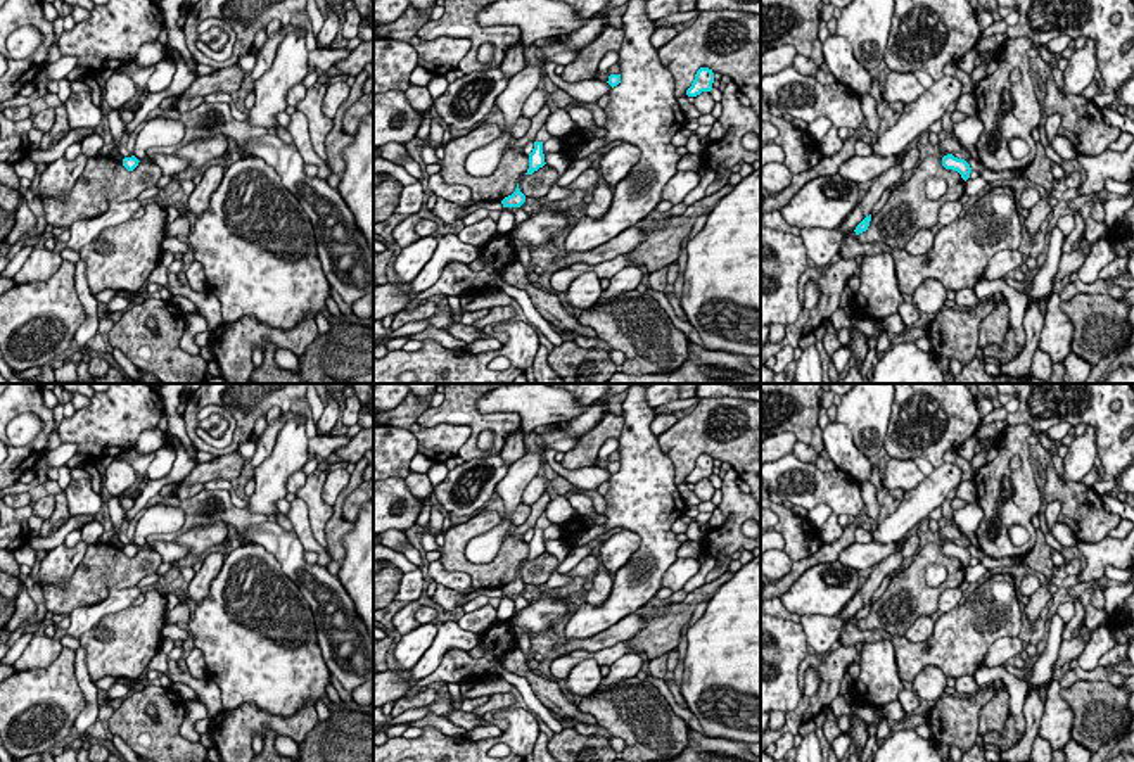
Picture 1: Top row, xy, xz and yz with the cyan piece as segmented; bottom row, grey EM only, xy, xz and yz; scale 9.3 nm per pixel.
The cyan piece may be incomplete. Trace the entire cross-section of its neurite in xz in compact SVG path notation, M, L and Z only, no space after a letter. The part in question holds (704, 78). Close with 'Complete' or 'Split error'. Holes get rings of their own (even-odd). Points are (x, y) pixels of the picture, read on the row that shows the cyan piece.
M700 67L695 74L691 86L686 90L688 97L697 97L702 92L710 92L714 83L714 73L709 67Z. Complete

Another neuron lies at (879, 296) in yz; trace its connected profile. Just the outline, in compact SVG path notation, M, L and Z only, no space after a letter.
M890 252L863 256L859 264L859 290L852 295L852 313L859 318L871 316L883 321L895 314L904 302Z

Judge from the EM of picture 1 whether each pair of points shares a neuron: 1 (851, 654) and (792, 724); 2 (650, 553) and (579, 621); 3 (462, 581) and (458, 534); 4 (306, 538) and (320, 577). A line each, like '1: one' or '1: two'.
1: one
2: one
3: two
4: two

